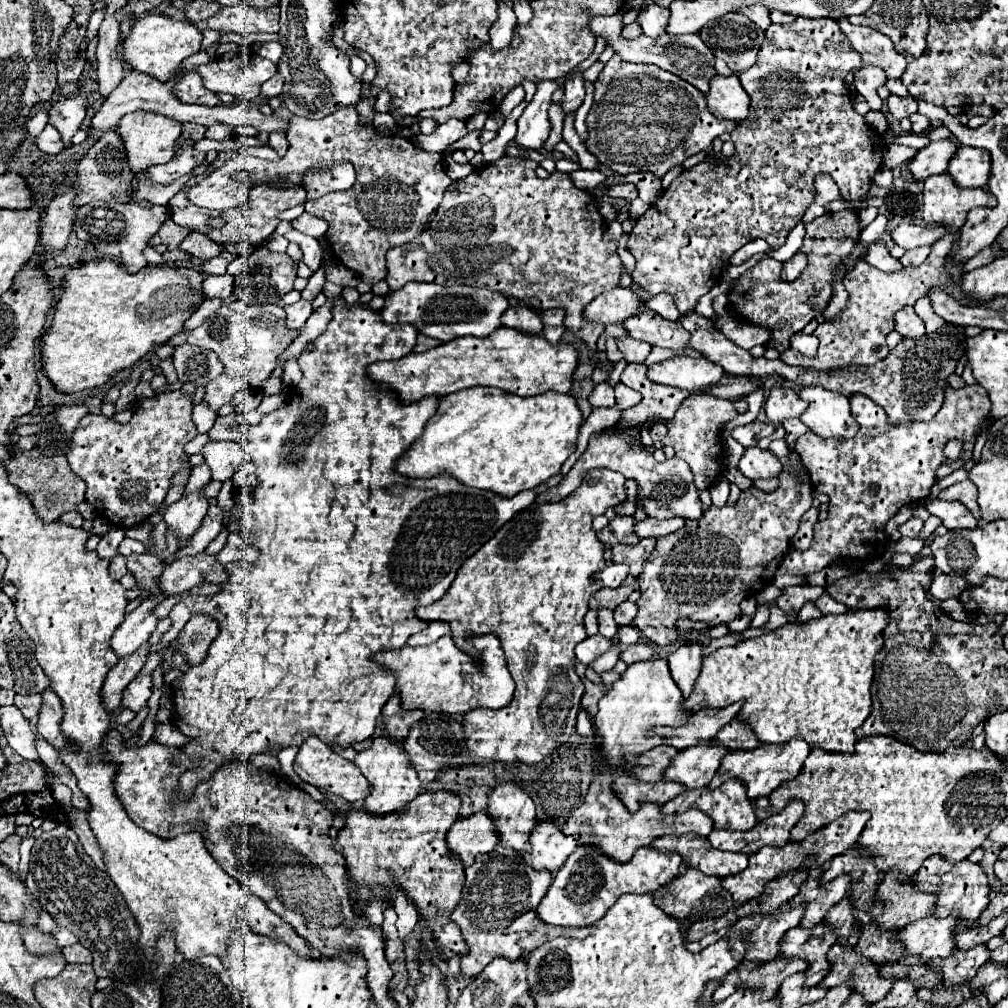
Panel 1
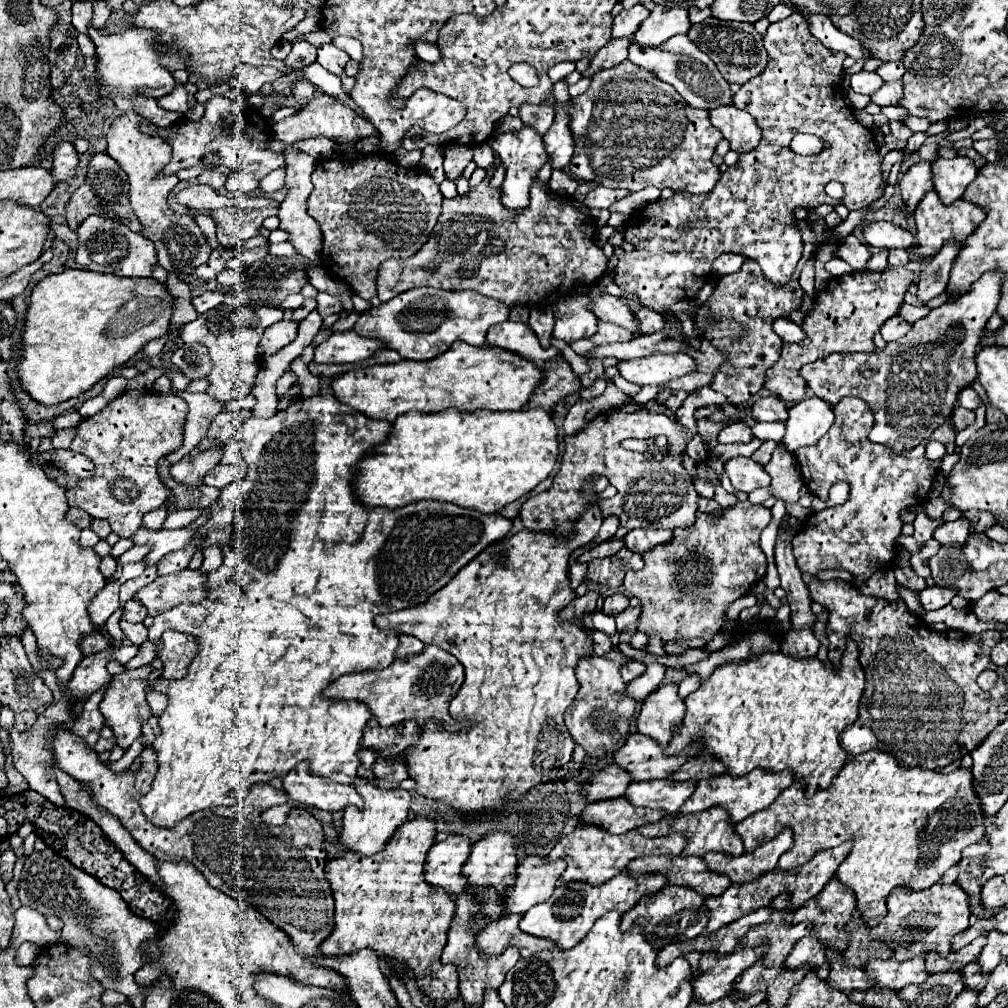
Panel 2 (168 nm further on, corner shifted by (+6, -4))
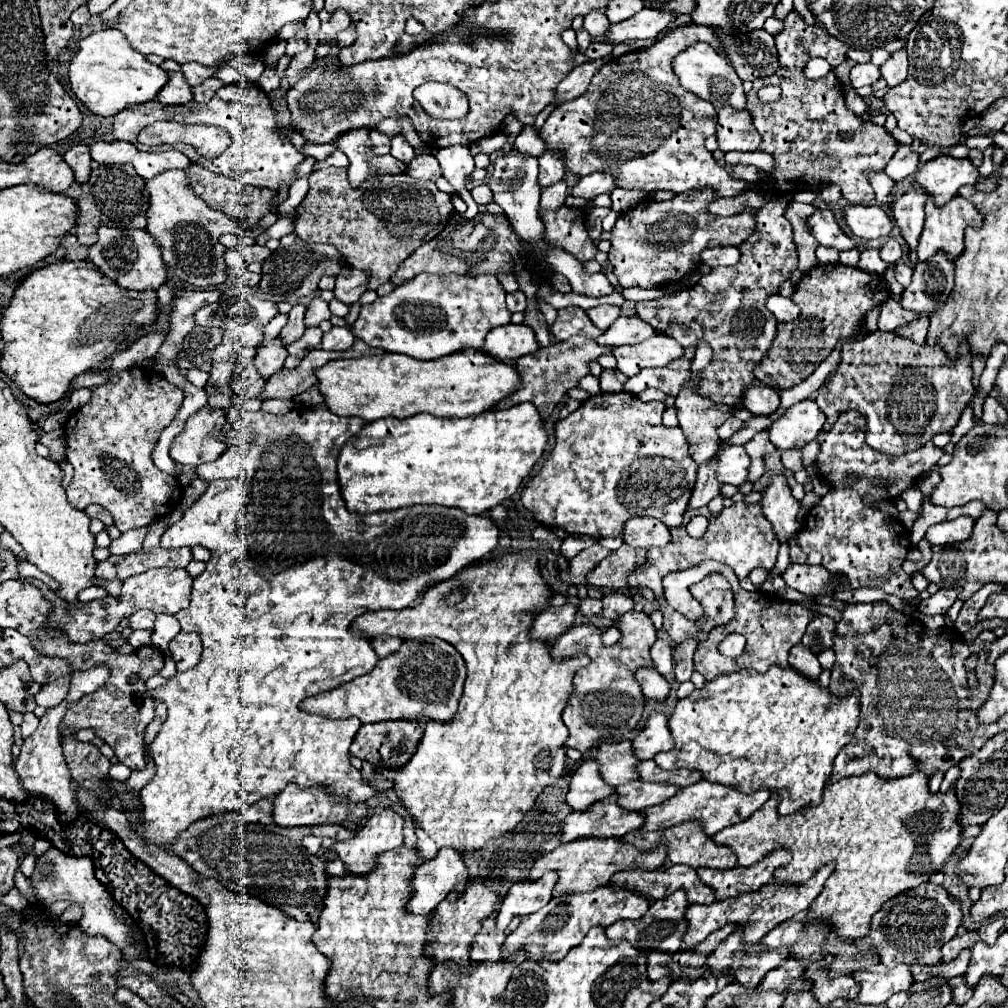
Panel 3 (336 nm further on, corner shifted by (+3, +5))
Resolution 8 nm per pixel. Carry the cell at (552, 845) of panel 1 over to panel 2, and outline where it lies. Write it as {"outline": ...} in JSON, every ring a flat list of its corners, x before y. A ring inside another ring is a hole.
{"outline":[[528,856,516,870,516,882,506,892,502,914,526,914,532,906,546,902,554,888,560,884,564,872,564,860,548,864,546,858]]}

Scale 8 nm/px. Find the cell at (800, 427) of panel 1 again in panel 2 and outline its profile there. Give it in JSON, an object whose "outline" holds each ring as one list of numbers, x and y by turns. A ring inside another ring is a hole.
{"outline":[[778,446,774,450,772,460,764,468,772,476,772,482,770,482,772,496,786,502,798,502,798,492,804,486,804,482,802,482,796,458,784,452,784,446]]}

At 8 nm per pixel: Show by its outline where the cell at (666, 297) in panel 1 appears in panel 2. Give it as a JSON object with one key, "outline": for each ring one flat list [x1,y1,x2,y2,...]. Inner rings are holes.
{"outline":[[642,306,642,308,638,308,638,310,634,312,634,316,636,316,636,320,638,320,638,326,636,326,634,336,652,334,652,332,658,332,658,330,664,328,664,318,662,318,658,312,650,310,650,308,644,308,644,306]]}

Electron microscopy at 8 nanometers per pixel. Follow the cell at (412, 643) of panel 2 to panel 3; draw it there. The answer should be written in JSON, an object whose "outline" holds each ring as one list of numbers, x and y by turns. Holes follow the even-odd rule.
{"outline":[[383,635,383,637,371,639,371,645,373,645,373,649,375,649,375,653,377,653,379,657,387,657,387,655,391,655,393,651,397,651,397,649,403,645,403,641,405,641,405,639,395,639,395,637]]}

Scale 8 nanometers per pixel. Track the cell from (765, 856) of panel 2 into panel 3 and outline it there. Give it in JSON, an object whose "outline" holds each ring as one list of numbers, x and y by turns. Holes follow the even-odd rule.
{"outline":[[779,847,751,867,733,867,731,871,707,871,707,867,701,867,697,875,705,885,717,891,717,899,727,899,767,885,773,879,773,871,781,865,787,865,789,861,791,851]]}

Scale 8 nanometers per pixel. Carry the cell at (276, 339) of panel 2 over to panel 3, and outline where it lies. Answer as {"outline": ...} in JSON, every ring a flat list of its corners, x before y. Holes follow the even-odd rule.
{"outline":[[275,337,275,339,263,343,261,347,257,347,257,355,255,355,253,363,259,369,261,377,269,379,271,375,275,375,283,367,285,357,287,357,285,345,283,345,281,337]]}

